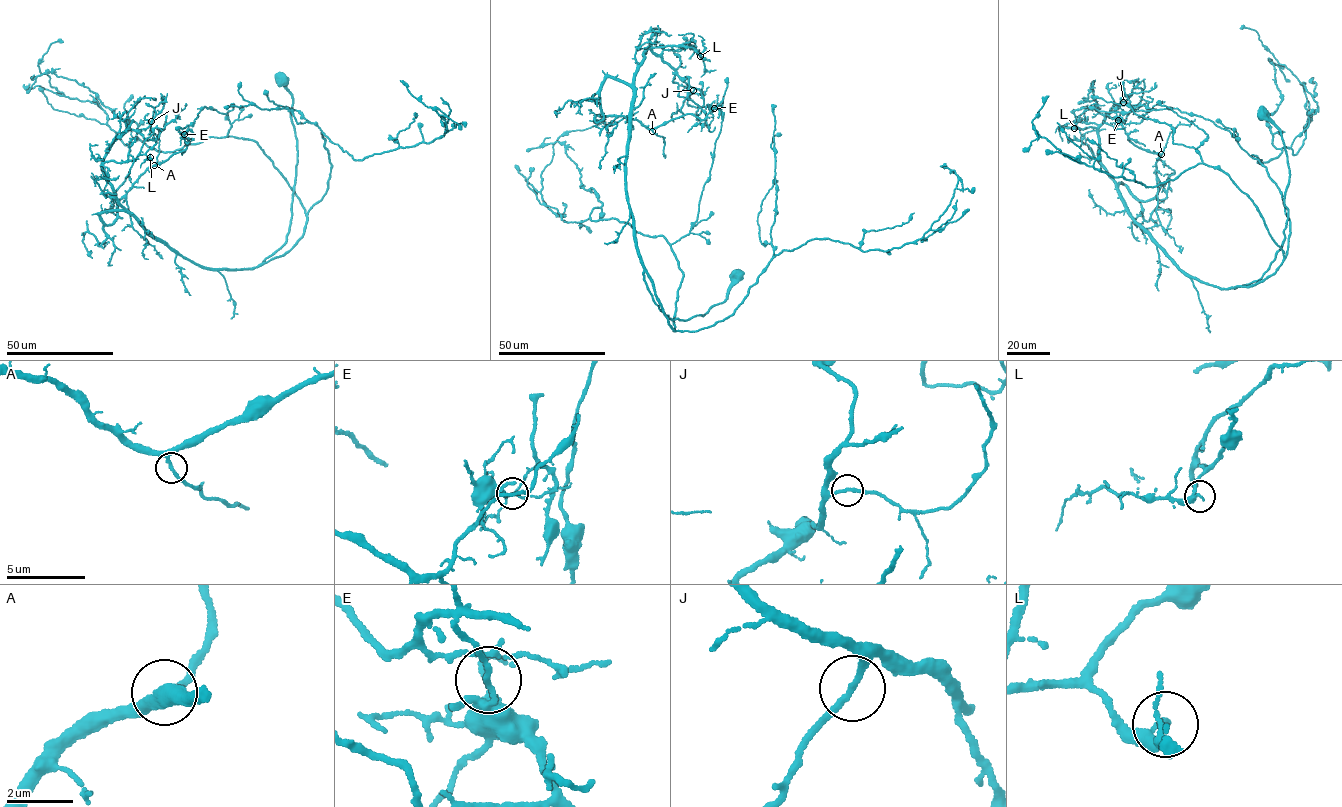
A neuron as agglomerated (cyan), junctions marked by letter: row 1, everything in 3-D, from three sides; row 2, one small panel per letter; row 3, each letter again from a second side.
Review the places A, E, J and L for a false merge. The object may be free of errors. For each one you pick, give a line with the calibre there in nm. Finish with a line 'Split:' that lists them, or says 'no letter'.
E: calibre 100 nm
Split: E

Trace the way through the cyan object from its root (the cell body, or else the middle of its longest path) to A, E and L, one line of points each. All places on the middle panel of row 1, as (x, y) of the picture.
A: (737, 276), (701, 316), (671, 320), (654, 301), (625, 179), (634, 95), (606, 78), (602, 115), (653, 131)
E: (737, 276), (703, 315), (660, 311), (634, 95), (599, 92), (648, 129), (714, 108)
L: (737, 276), (705, 314), (667, 318), (645, 282), (627, 193), (633, 82), (644, 52), (688, 46), (700, 56)

